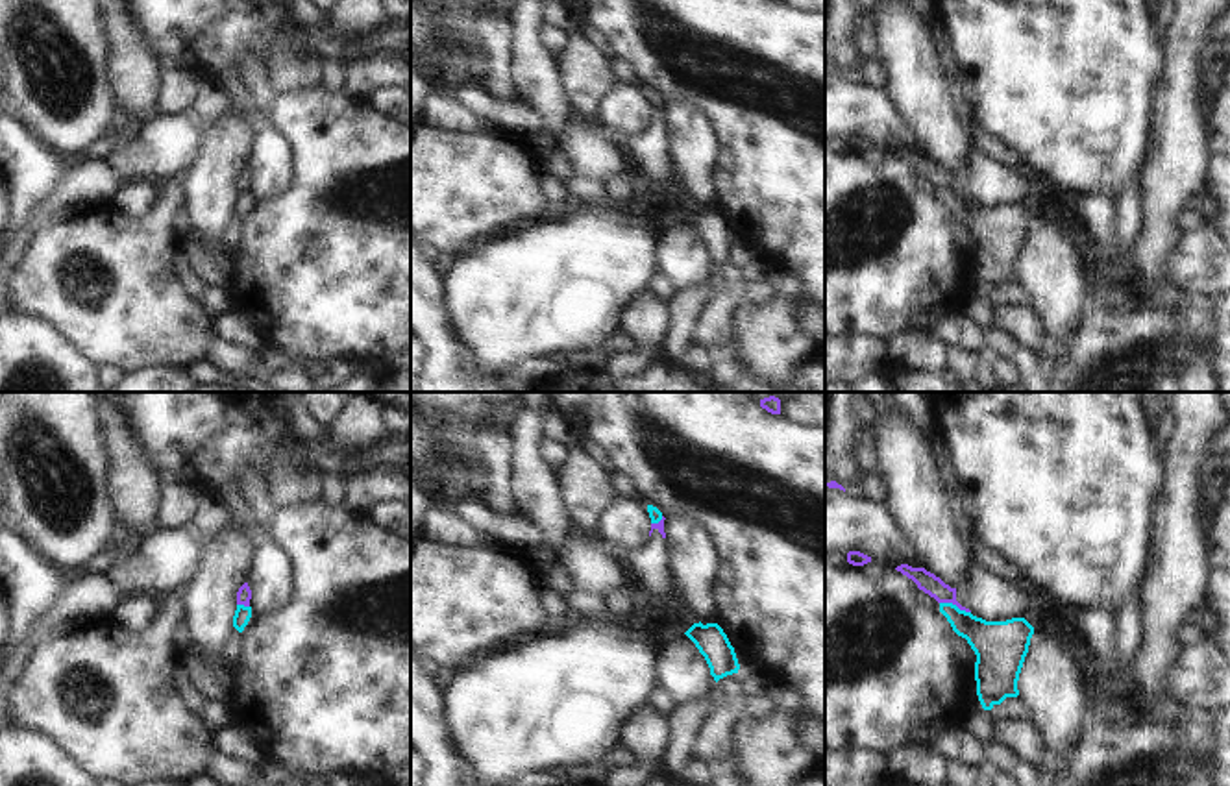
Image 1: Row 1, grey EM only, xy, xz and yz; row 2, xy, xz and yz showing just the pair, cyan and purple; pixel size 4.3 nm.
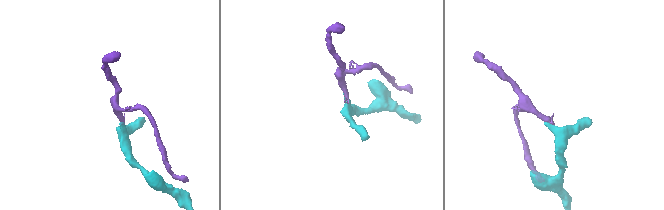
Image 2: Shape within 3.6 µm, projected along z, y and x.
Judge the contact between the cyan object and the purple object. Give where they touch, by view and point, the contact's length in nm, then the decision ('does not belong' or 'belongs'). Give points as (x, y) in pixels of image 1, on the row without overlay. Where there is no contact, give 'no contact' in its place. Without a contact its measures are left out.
meets cyan in yz at (955, 191); contact 140 nm long; does not belong

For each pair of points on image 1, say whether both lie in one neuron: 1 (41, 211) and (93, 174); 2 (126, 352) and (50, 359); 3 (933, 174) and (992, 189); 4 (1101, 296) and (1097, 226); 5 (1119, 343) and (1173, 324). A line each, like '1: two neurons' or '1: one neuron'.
1: one neuron
2: two neurons
3: one neuron
4: one neuron
5: one neuron

